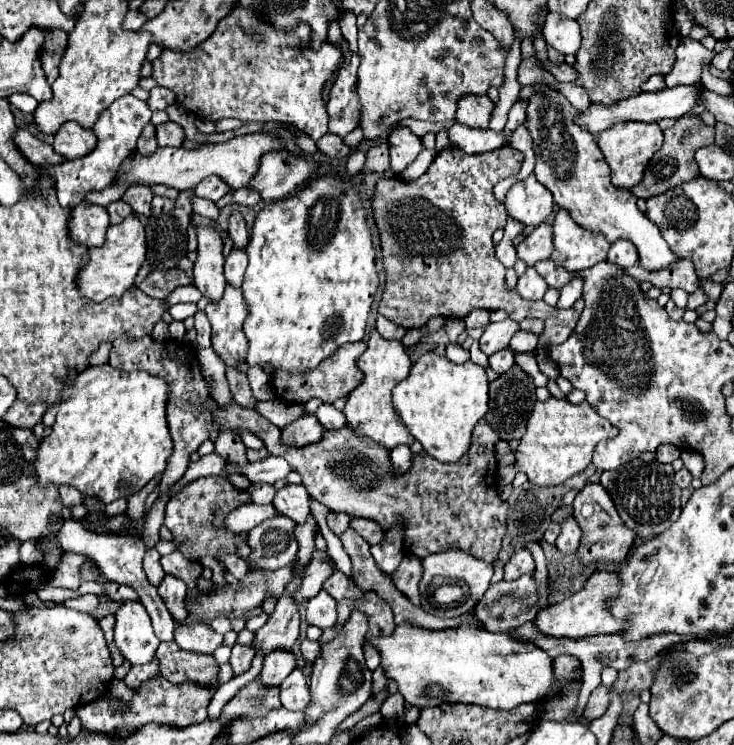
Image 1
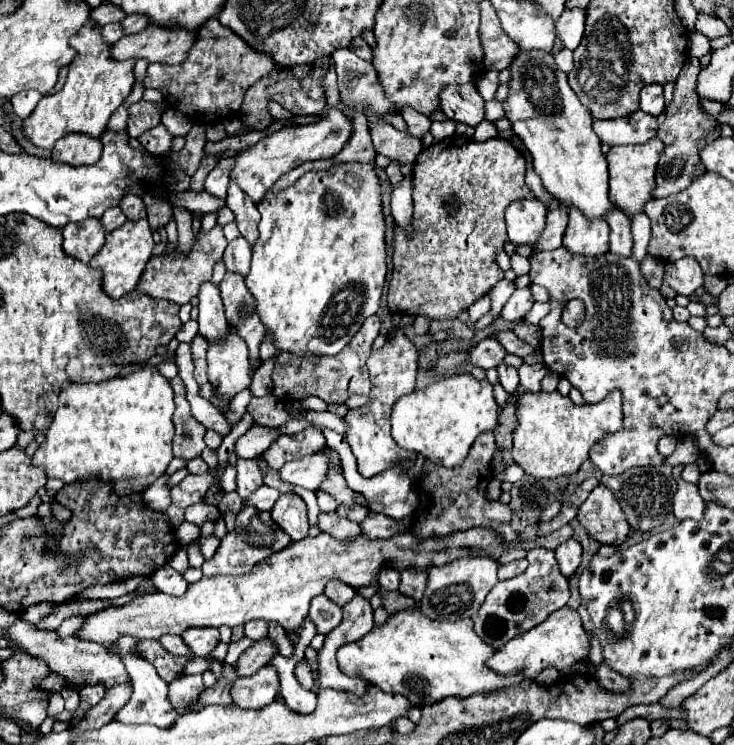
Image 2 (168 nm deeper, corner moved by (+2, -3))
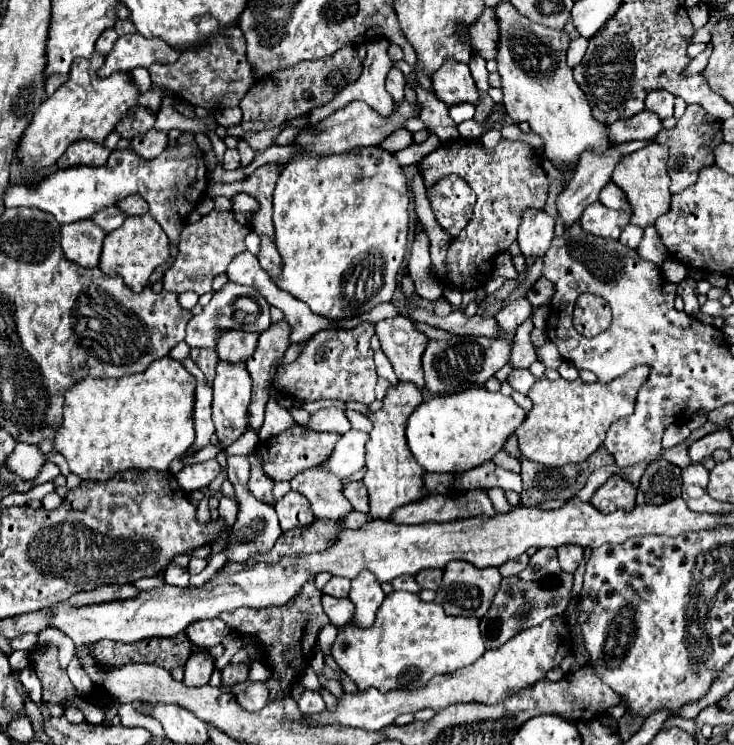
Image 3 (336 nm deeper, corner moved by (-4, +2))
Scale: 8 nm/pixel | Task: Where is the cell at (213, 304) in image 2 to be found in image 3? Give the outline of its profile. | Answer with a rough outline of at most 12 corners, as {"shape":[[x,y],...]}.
{"shape":[[223,331],[217,355],[229,363],[247,361],[257,345],[255,333]]}

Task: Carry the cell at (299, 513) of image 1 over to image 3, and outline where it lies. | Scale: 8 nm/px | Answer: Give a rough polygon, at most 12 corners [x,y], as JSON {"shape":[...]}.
{"shape":[[289,491],[275,503],[283,531],[309,527],[309,501]]}

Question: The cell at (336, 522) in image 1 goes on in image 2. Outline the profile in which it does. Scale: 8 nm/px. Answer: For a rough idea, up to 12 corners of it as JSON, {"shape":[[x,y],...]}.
{"shape":[[339,506],[337,514],[361,524],[369,508]]}

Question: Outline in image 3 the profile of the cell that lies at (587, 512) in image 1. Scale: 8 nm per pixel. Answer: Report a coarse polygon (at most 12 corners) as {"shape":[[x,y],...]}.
{"shape":[[613,475],[597,489],[591,505],[603,513],[631,511],[637,491]]}

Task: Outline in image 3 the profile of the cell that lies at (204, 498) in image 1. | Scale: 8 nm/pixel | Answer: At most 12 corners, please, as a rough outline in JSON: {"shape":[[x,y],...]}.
{"shape":[[217,459],[177,473],[183,491],[207,487],[219,473]]}

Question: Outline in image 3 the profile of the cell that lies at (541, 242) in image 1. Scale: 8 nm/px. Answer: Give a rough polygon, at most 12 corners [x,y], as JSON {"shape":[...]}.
{"shape":[[621,155],[581,157],[557,197],[563,229],[597,201]]}

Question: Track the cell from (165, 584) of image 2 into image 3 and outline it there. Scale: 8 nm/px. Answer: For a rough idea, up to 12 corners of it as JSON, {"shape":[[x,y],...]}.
{"shape":[[169,565],[165,583],[187,587],[189,577],[187,569]]}

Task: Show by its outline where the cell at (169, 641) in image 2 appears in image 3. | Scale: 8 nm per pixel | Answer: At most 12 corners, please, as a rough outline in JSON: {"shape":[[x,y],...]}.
{"shape":[[257,681],[237,693],[247,711],[259,711],[269,701],[267,681]]}

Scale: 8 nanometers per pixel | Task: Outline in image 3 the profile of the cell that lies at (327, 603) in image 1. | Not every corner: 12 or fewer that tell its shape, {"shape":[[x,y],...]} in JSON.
{"shape":[[323,595],[323,611],[339,629],[353,617],[349,599]]}

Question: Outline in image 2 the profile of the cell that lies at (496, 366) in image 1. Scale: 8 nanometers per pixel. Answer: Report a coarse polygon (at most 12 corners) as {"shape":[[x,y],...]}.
{"shape":[[501,364],[499,382],[507,392],[519,388],[517,370]]}

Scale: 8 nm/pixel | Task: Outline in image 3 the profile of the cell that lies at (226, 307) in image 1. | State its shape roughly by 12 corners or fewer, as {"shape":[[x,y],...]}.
{"shape":[[219,361],[213,423],[223,447],[245,433],[251,377]]}

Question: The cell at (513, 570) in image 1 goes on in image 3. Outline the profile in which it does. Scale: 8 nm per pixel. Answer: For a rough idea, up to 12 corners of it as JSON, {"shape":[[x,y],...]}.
{"shape":[[523,553],[517,559],[503,563],[499,573],[513,577],[521,573],[529,563],[529,555]]}

